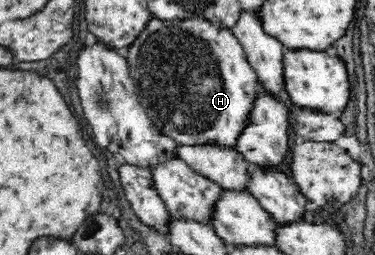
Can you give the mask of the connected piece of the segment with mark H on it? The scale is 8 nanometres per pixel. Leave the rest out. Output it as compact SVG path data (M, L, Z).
M152 16L124 52L135 81L139 103L162 133L176 140L178 146L209 142L236 146L237 137L245 128L245 118L249 116L253 96L257 92L257 75L231 27L216 18L209 20L202 16Z

